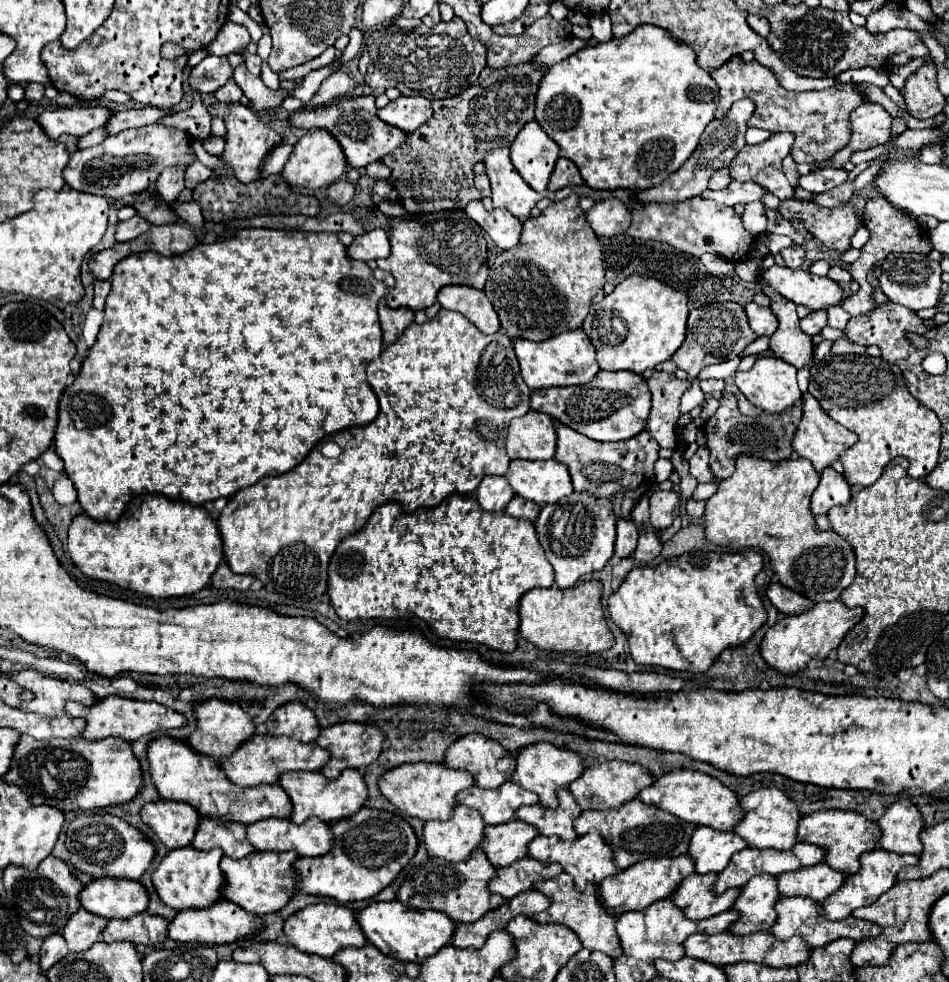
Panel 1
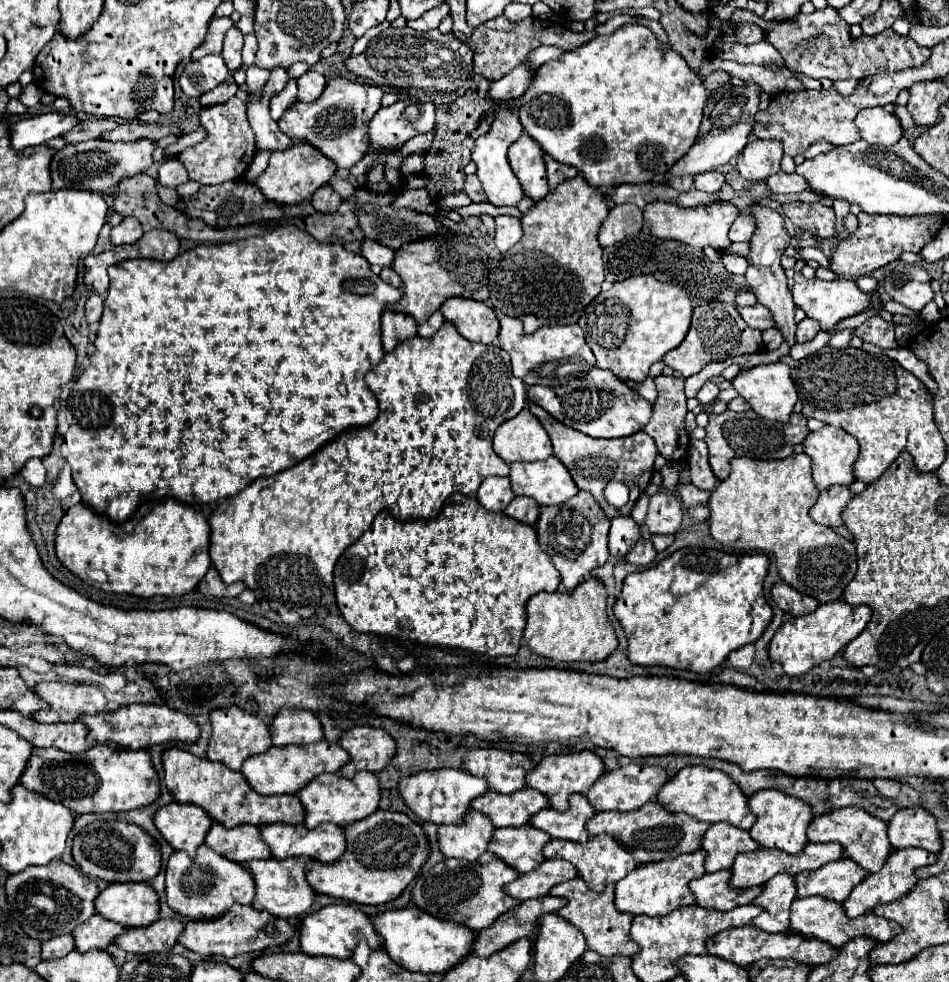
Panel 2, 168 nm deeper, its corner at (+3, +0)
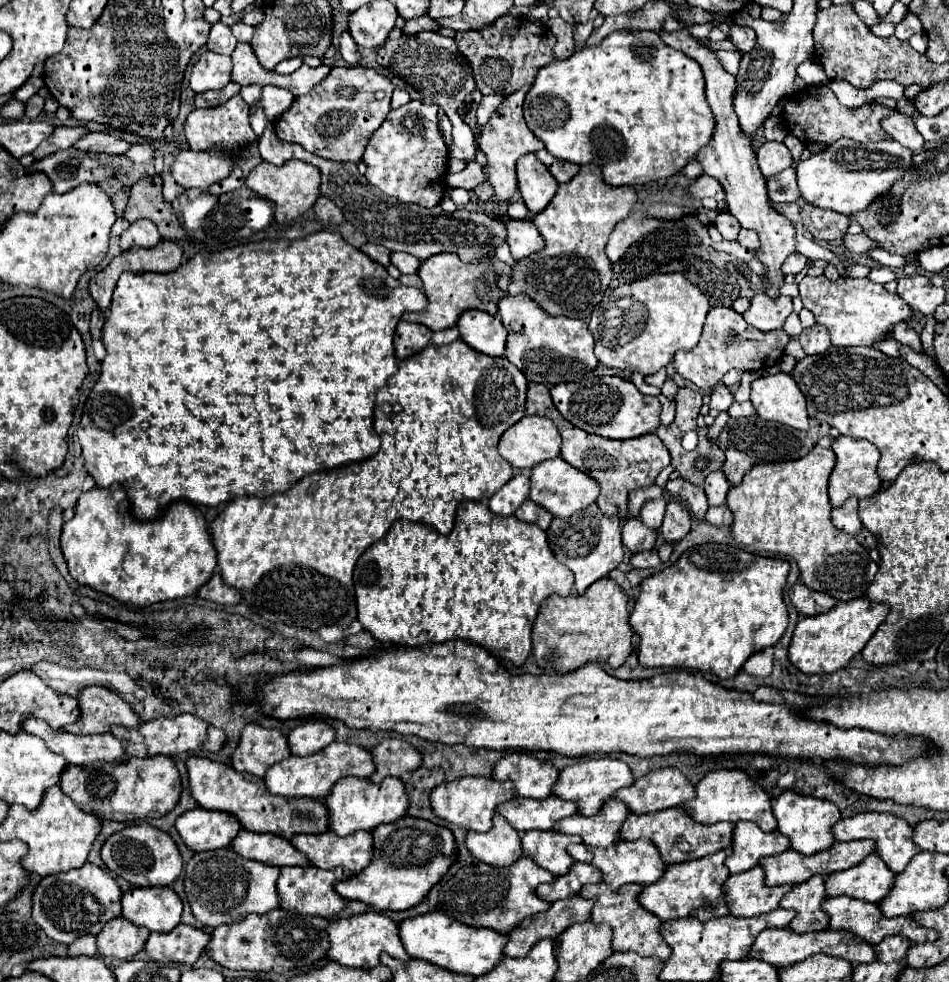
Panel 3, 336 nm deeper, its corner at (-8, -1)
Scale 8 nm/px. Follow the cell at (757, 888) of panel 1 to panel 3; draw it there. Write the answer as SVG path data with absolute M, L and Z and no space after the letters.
M812 875L806 883L794 885L780 901L780 907L794 909L796 917L790 921L790 929L796 933L820 931L828 927L828 917L824 917L822 901L826 899L824 893L824 877Z

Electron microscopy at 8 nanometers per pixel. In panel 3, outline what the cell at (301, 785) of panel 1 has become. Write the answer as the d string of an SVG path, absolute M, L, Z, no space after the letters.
M360 777L338 779L336 785L330 789L330 793L326 795L324 803L330 813L328 829L334 831L336 835L350 835L358 829L372 831L382 823L398 821L400 817L406 815L406 807L408 807L404 799L404 783L398 777L388 777L382 783L372 783Z

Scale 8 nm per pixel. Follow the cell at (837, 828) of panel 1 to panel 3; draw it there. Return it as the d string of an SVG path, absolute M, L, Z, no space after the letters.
M860 813L860 815L854 815L854 817L840 819L832 827L832 835L834 835L836 841L852 841L852 839L870 839L870 841L874 841L874 851L882 857L882 861L894 873L904 871L904 867L908 865L912 855L918 853L916 845L912 843L912 827L904 819L900 819L896 815L890 815L890 813Z

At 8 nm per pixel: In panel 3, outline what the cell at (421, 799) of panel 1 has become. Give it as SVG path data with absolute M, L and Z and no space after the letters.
M460 777L448 783L442 783L432 789L430 793L430 807L432 811L466 831L488 831L492 827L492 815L496 805L514 797L514 783L512 781L494 781L490 777Z

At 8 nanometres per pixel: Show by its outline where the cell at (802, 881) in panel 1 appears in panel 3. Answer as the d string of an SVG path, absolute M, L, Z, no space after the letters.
M870 853L856 867L850 867L848 871L838 871L836 875L828 875L826 895L848 895L866 903L878 903L882 895L886 895L886 891L892 887L894 877L896 875L888 871L886 863L876 853Z

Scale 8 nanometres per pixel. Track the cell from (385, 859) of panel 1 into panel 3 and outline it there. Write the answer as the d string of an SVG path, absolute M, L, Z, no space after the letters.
M410 815L396 823L376 827L372 839L374 853L370 865L348 879L338 881L336 891L348 901L362 901L380 911L402 911L418 905L456 859L454 835L446 827Z

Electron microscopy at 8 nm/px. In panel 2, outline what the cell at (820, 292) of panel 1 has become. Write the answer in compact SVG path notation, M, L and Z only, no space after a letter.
M795 272L793 280L795 280L793 302L807 314L807 318L817 320L823 332L833 332L841 320L855 316L855 314L859 314L871 306L871 294L859 290L855 280L845 280L845 278L837 278L833 282L825 282L819 278L809 280L801 272Z

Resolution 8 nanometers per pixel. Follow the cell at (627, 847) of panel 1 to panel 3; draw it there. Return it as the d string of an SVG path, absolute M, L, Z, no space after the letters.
M672 807L672 809L656 811L652 815L630 813L622 823L620 839L622 841L634 841L634 839L646 837L658 847L664 863L672 865L672 863L684 863L690 859L700 859L700 857L706 857L706 855L712 855L720 849L730 847L732 827L734 827L732 823L724 823L724 821L714 823L714 825L702 825L702 823L696 823L694 819L690 819L682 807Z

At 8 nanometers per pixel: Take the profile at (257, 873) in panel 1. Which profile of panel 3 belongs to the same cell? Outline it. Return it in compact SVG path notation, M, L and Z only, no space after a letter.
M312 865L308 867L282 867L278 877L278 897L280 907L286 911L298 911L302 915L318 915L318 917L332 917L338 911L344 909L346 901L334 891L334 883L338 879L350 877L352 871L344 871L340 867L336 869L316 869Z

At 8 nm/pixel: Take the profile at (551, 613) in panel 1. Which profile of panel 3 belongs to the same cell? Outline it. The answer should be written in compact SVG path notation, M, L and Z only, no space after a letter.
M604 577L588 587L584 595L552 595L542 603L534 623L534 659L540 669L552 669L556 673L568 673L586 663L606 663L616 669L632 651L632 635L632 627L628 629L628 597L612 579Z

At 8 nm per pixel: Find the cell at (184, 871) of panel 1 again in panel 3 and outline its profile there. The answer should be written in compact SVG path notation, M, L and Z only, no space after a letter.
M216 849L194 853L184 869L184 891L194 917L204 927L218 927L224 923L236 923L250 913L264 915L278 907L276 879L280 869L248 861L236 855L232 849Z

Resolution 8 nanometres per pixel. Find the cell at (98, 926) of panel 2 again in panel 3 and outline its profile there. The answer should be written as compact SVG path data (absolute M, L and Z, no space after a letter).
M116 917L104 925L104 929L96 935L98 953L102 957L130 959L134 957L146 943L150 931L144 927L136 927L122 917Z

